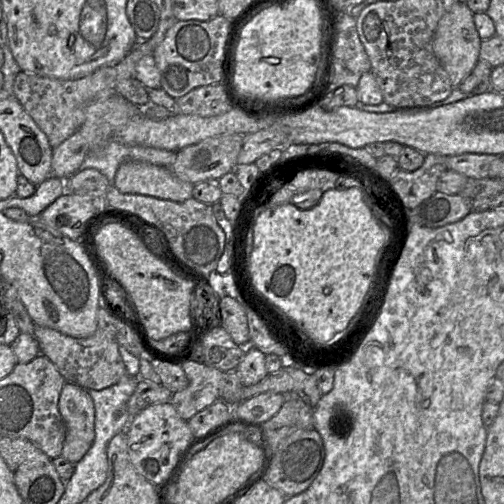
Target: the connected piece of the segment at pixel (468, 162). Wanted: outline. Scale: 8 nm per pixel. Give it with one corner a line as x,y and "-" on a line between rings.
460,154
446,157
446,167
469,178
498,178
502,171
502,158
493,154

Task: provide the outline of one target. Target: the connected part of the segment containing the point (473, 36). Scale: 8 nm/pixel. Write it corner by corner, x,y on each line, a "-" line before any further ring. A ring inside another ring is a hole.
456,1
439,20
432,39
433,53
446,71
453,88
458,87
472,73
479,61
482,40
476,30
473,15
465,1

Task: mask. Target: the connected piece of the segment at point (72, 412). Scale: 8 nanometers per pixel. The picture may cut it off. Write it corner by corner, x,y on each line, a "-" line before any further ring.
66,381
60,392
58,408
66,427
61,456
76,464
95,438
94,402
86,389

